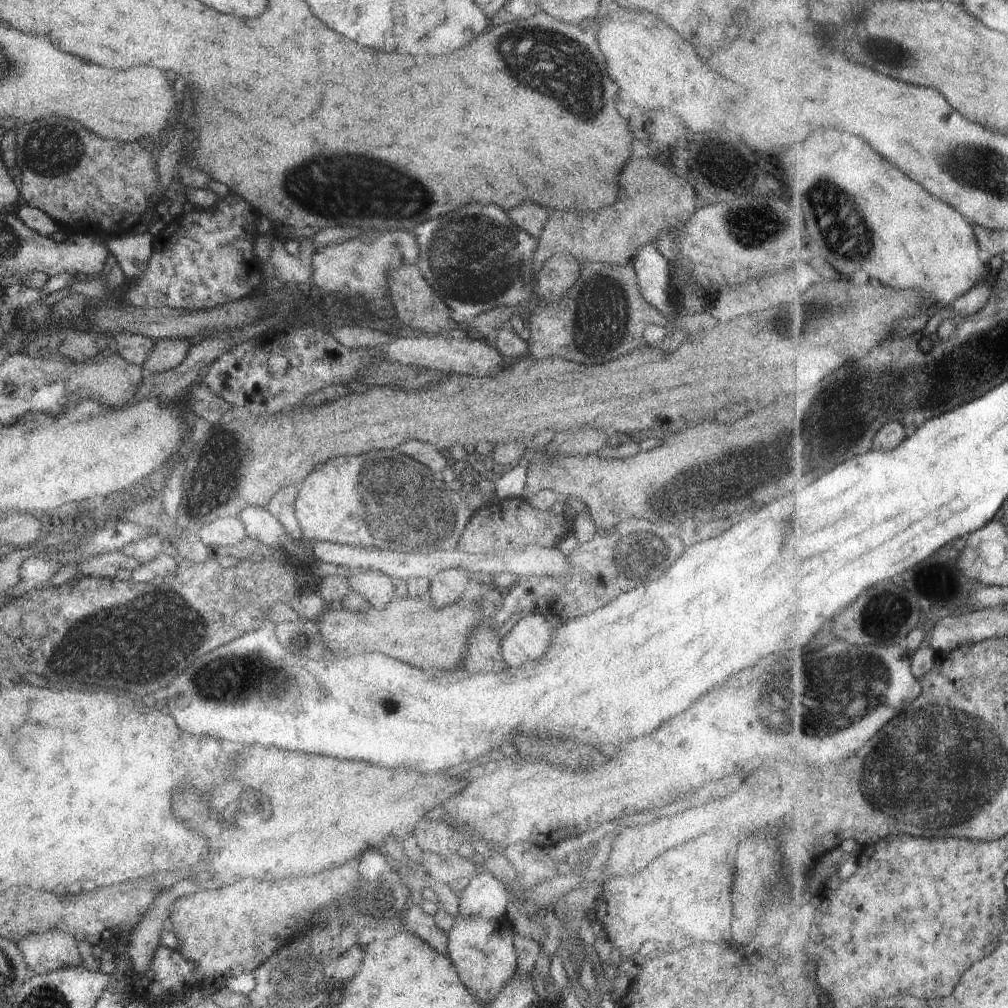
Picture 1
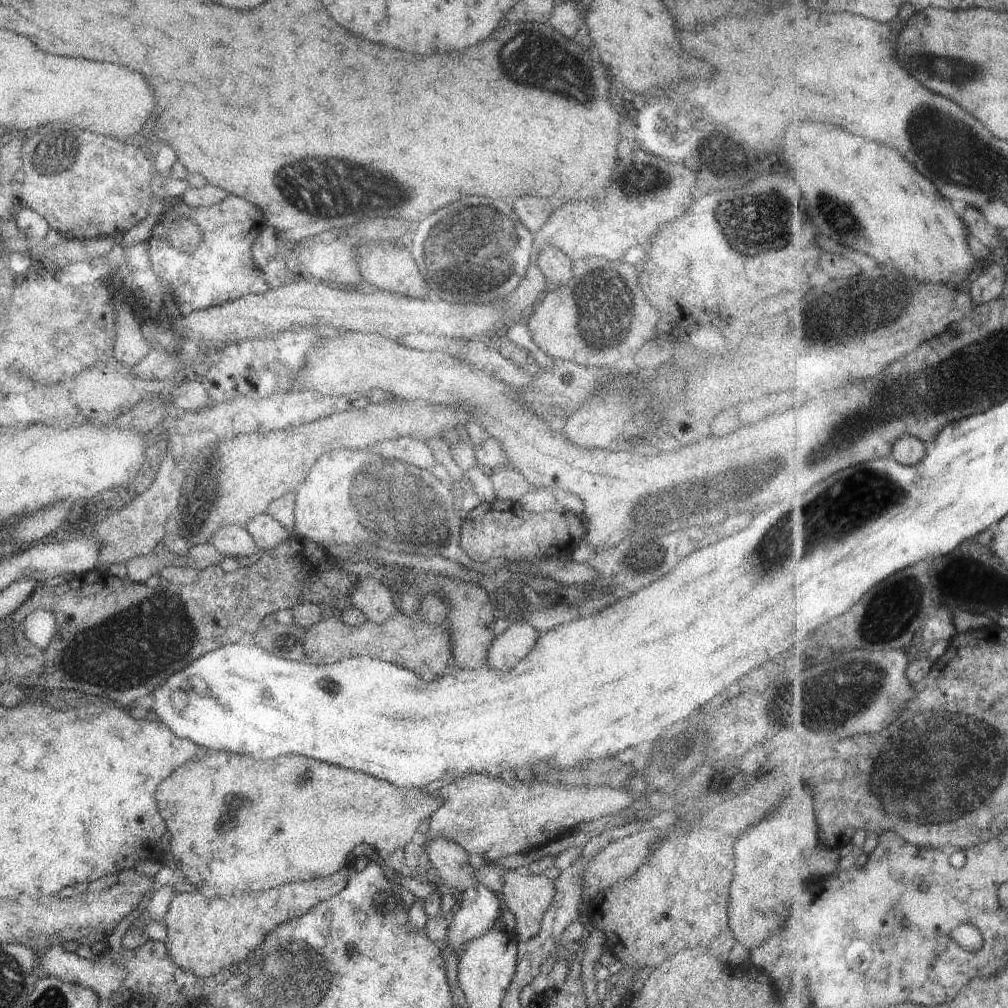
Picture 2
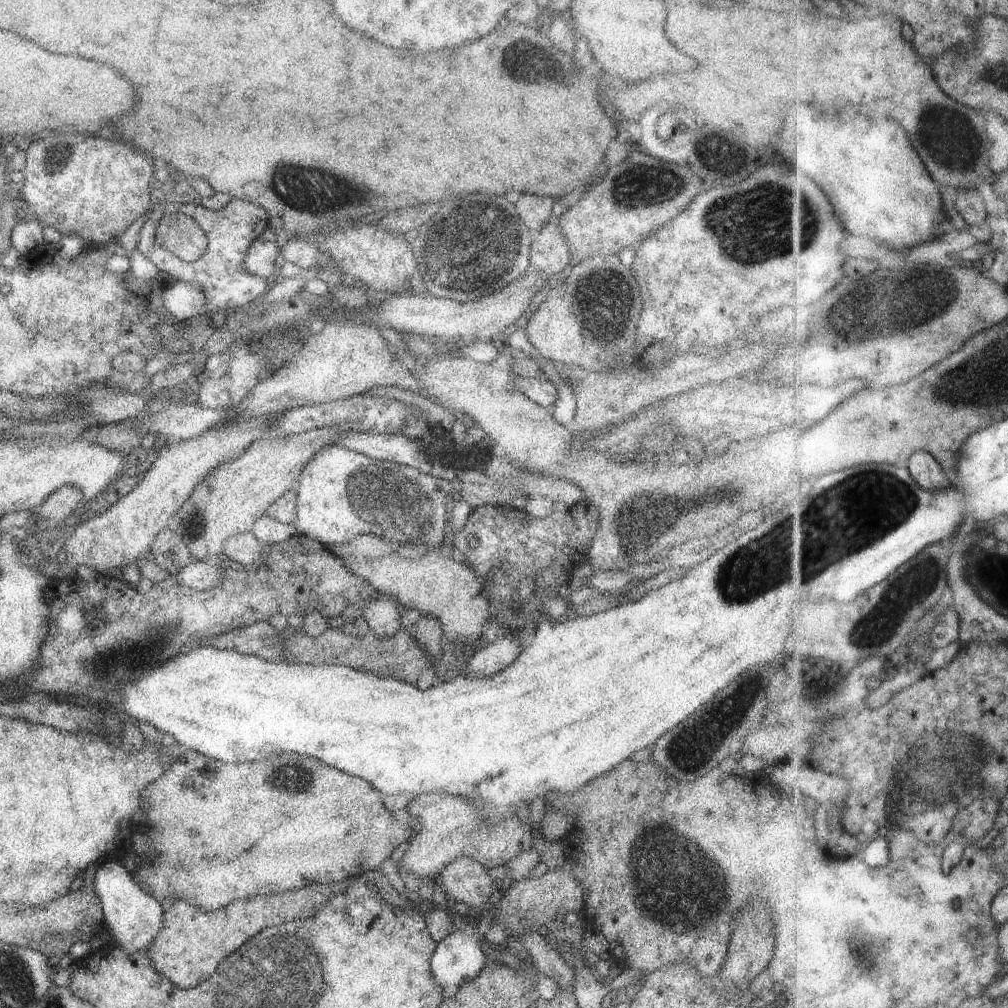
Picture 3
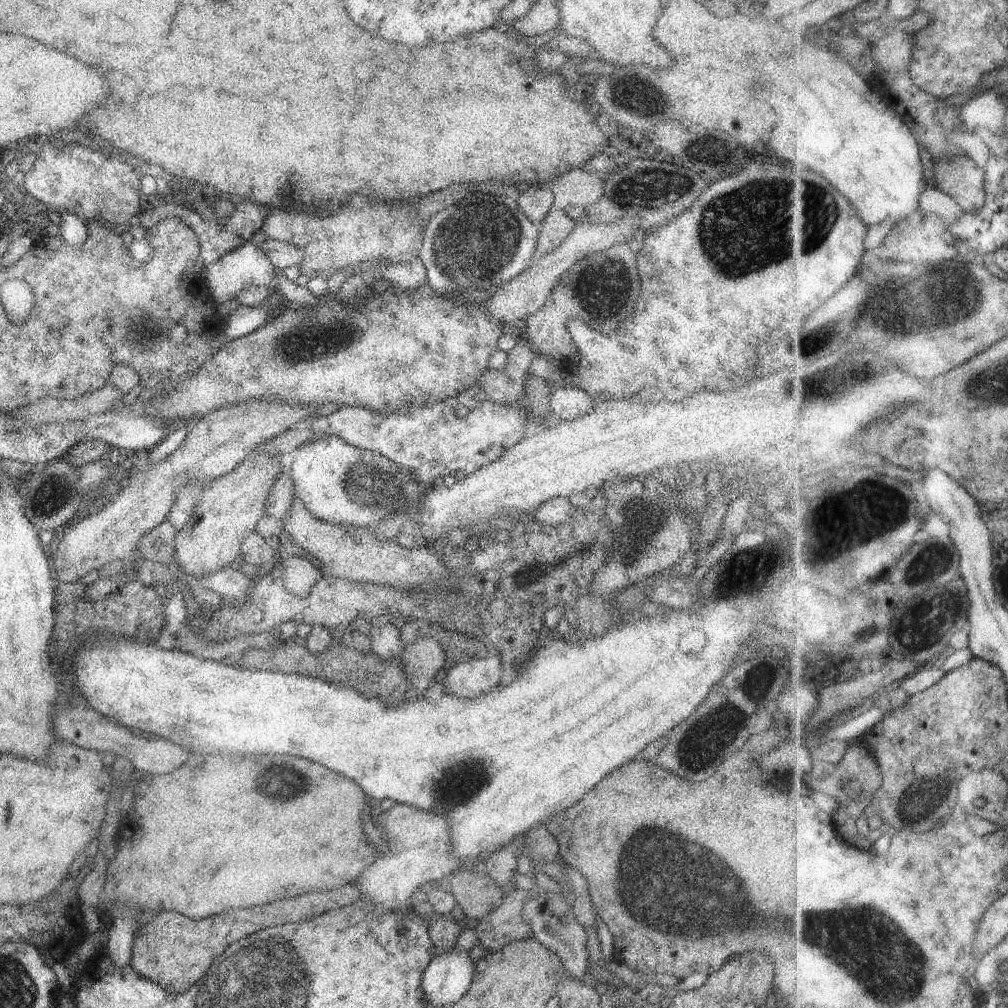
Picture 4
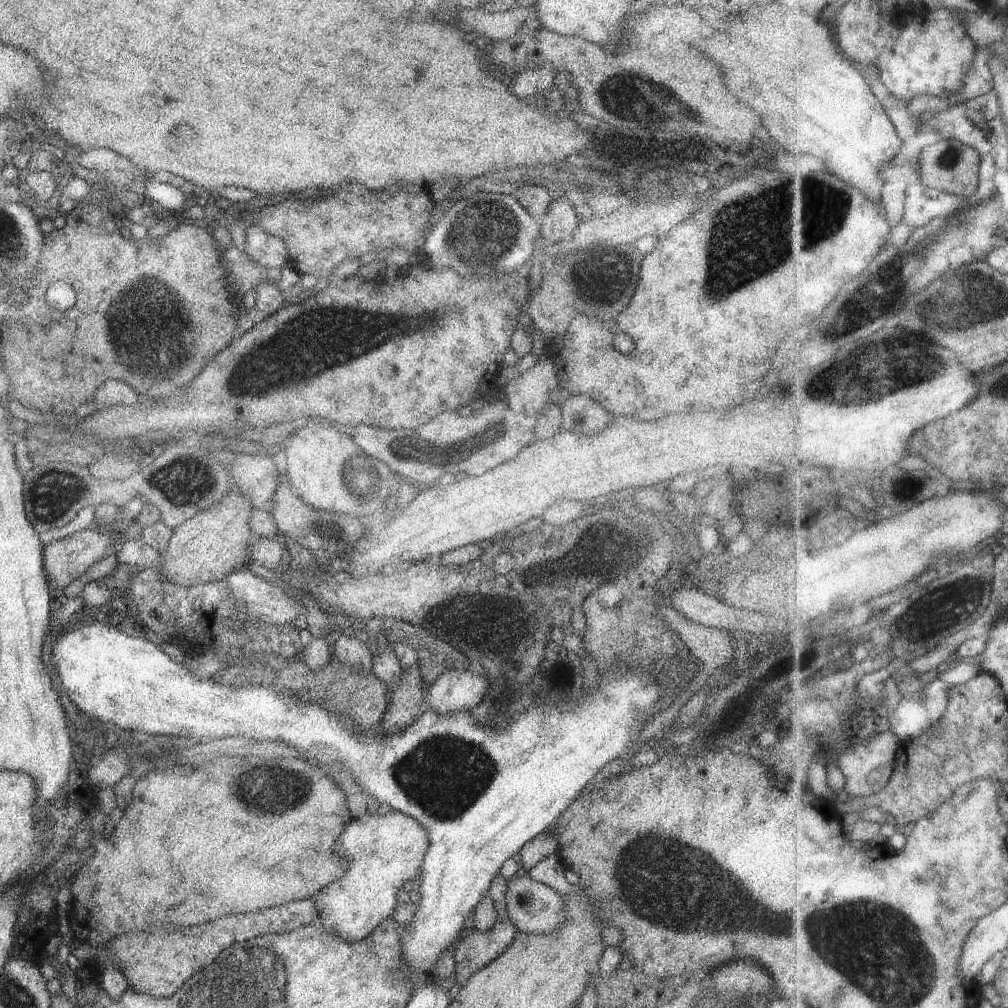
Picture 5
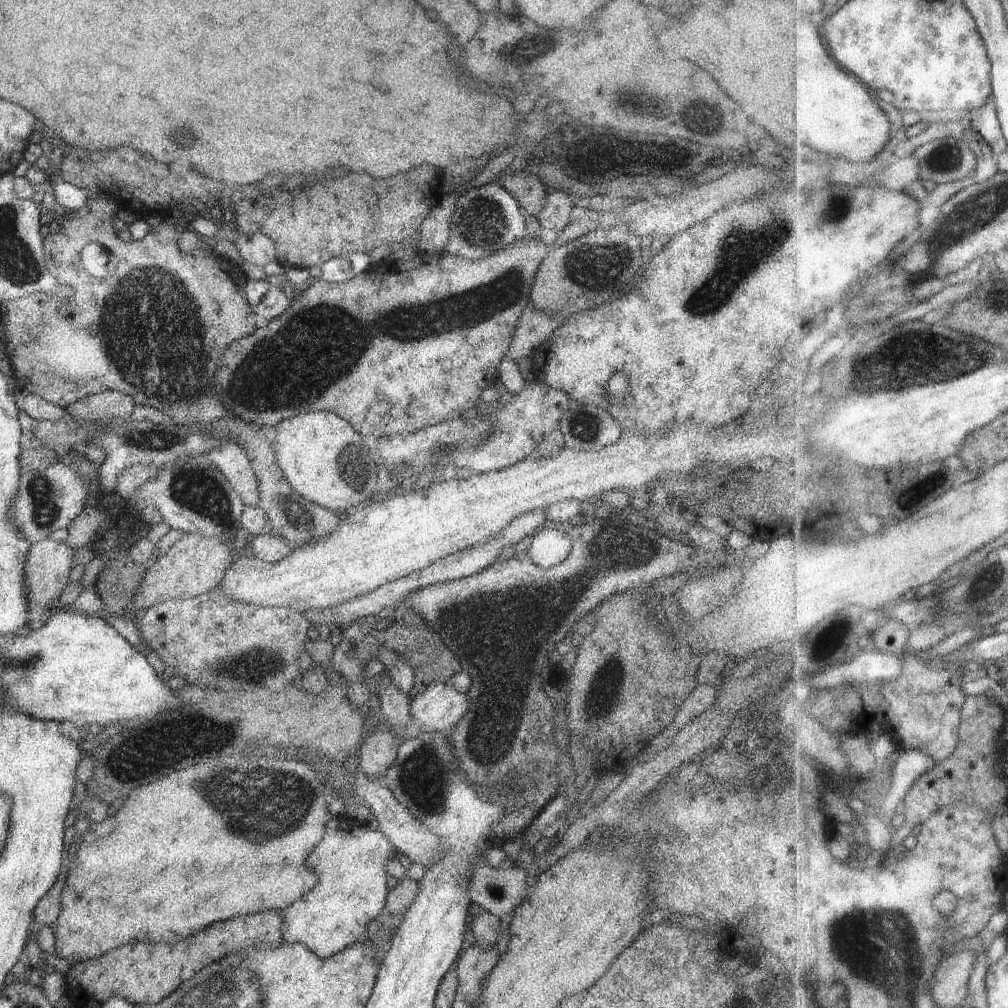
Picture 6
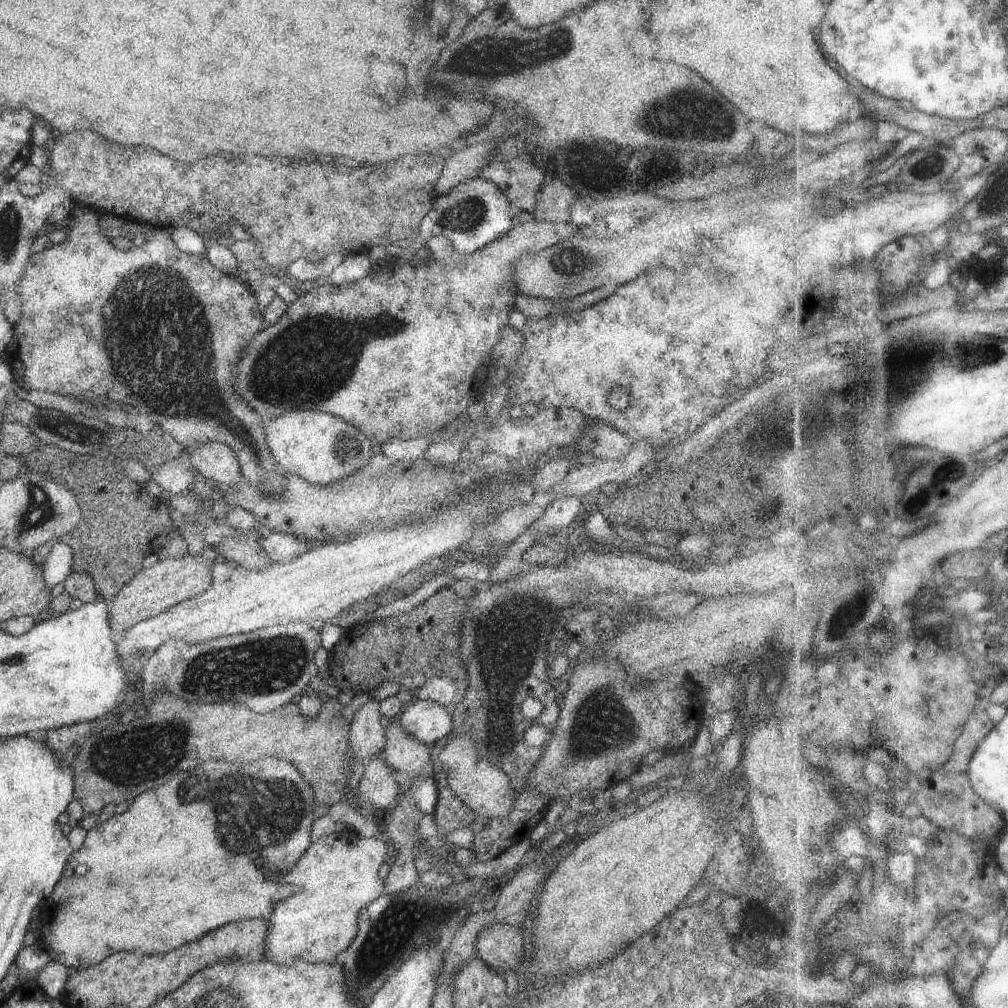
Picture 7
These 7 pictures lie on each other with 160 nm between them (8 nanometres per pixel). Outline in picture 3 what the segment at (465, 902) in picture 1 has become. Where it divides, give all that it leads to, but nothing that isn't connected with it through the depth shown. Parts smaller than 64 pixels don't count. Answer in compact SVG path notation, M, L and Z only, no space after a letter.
M474 918L457 919L451 932L436 944L434 955L430 960L430 971L434 974L436 984L440 984L445 992L452 992L465 983L470 983L488 964L488 958L482 952L480 944L484 940L478 932L478 922Z

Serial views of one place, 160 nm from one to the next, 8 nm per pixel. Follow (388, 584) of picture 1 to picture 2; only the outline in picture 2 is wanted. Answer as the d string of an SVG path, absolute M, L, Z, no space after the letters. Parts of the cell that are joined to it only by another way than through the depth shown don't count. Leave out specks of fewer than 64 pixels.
M360 576L350 598L352 606L360 609L367 620L372 620L377 629L395 613L393 590L385 580Z

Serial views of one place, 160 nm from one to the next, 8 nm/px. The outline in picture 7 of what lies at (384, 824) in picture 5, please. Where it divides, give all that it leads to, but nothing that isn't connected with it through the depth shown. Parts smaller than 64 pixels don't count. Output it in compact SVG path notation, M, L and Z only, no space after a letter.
M344 828L311 843L286 874L270 871L270 881L299 889L273 904L263 960L288 966L297 959L307 963L338 961L357 935L359 912L385 892L378 869L388 858L388 848L379 836L367 838Z

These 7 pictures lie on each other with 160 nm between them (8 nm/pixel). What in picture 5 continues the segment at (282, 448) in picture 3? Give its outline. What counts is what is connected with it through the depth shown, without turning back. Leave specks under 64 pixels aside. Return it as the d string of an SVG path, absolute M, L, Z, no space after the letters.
M234 486L228 496L220 498L222 502L218 506L214 506L212 510L200 512L194 518L188 519L180 526L176 526L172 531L168 548L163 556L162 574L166 576L172 584L180 586L194 586L194 584L202 584L202 582L210 582L214 580L224 580L226 576L233 571L244 568L249 562L249 547L255 535L252 528L248 526L250 522L250 506L248 506L248 496L240 496L240 490Z

